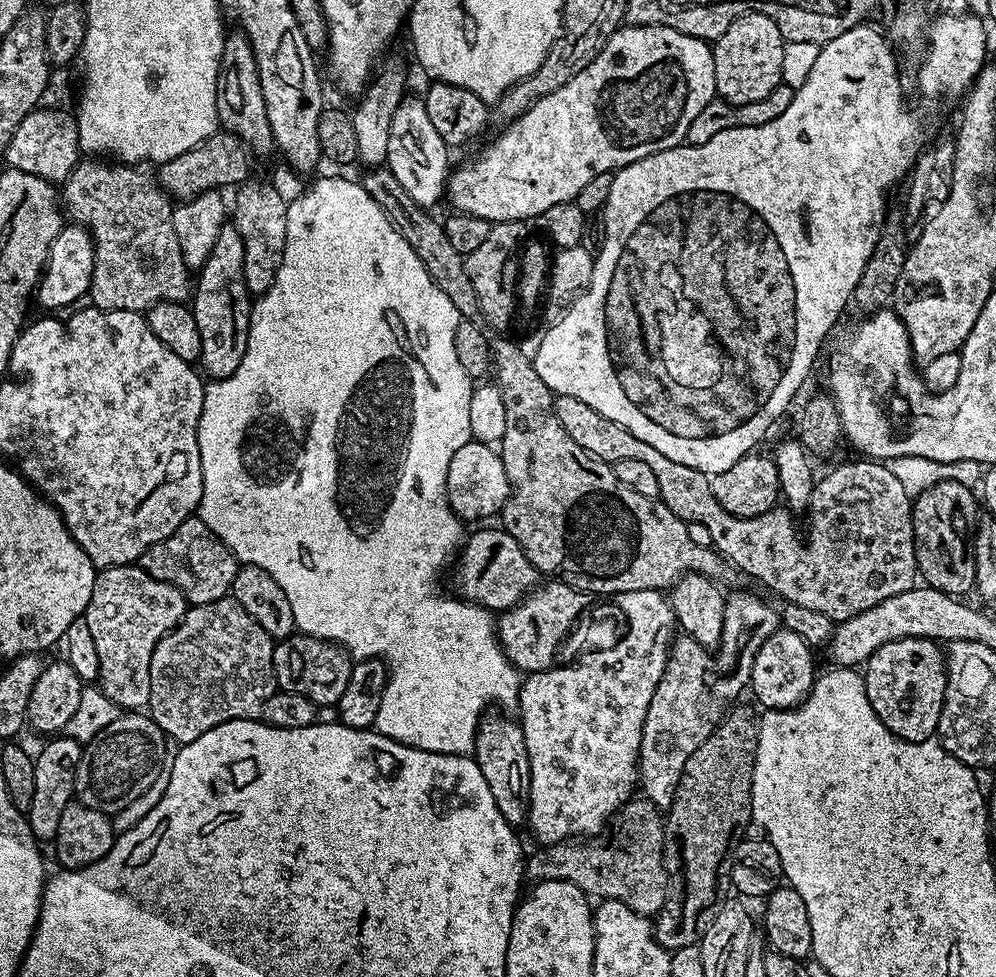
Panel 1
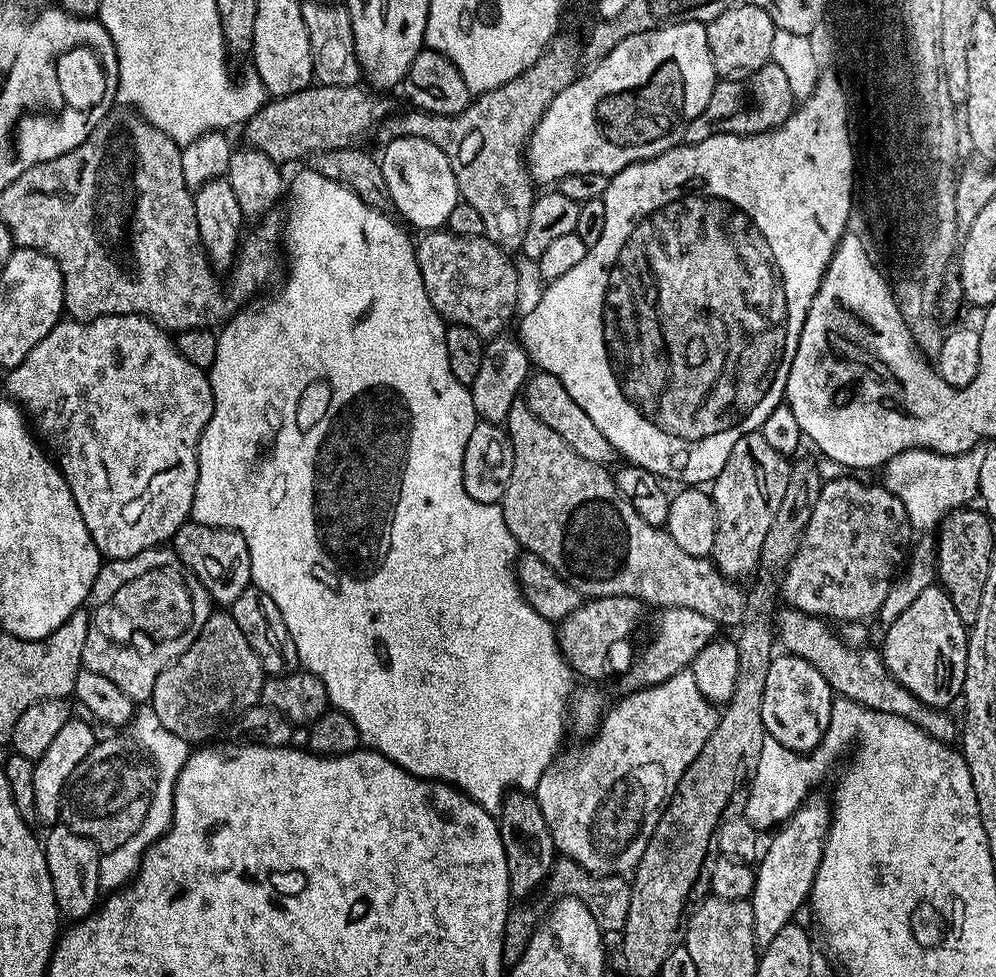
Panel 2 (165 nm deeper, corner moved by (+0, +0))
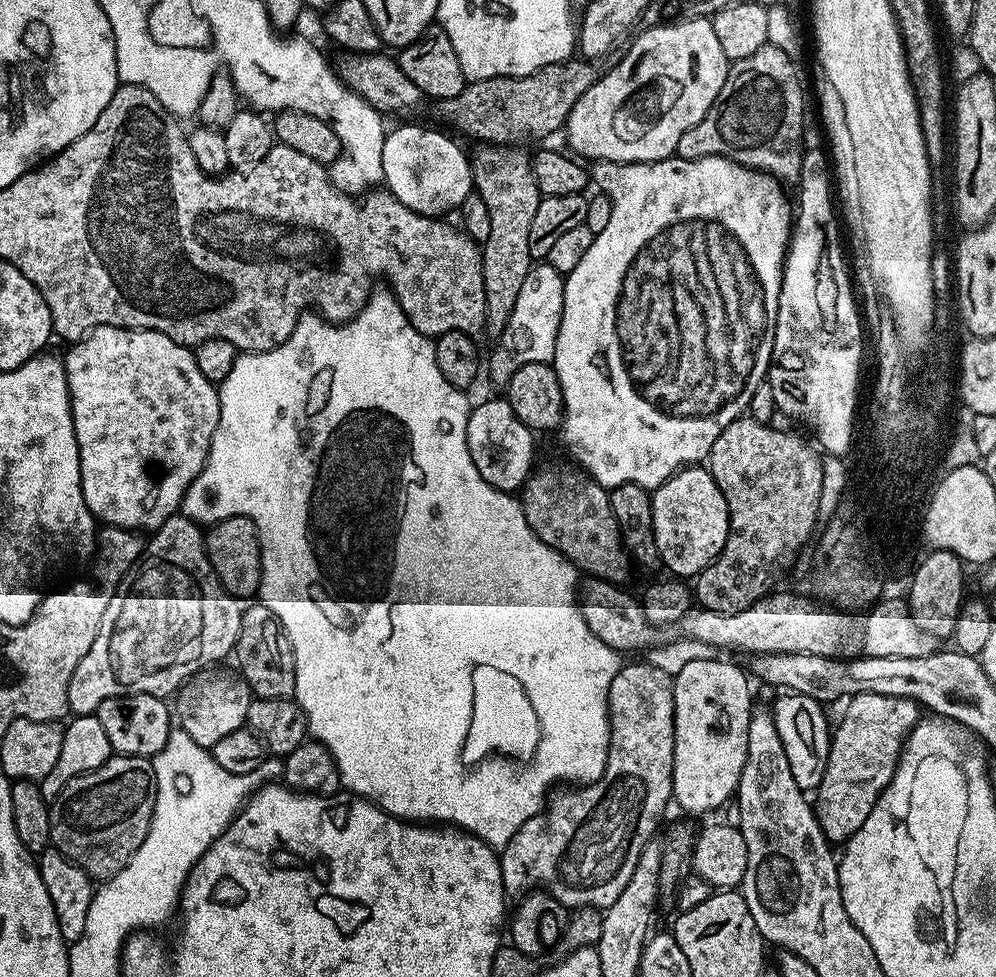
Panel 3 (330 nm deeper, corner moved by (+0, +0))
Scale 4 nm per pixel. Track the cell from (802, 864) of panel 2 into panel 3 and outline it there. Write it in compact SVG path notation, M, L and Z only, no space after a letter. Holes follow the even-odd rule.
M867 692L851 697L845 704L844 717L828 745L826 774L814 793L816 820L824 836L836 846L862 830L862 822L870 818L870 810L894 778L909 734L922 719L921 705L904 696Z

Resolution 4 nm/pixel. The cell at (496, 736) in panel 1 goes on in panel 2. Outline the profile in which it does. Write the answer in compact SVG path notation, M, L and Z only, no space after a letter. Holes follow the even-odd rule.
M519 790L505 795L504 805L498 813L502 846L506 850L506 870L508 871L508 895L513 901L524 902L542 885L552 873L552 866L558 859L554 838L550 838L550 826L542 818L535 795Z

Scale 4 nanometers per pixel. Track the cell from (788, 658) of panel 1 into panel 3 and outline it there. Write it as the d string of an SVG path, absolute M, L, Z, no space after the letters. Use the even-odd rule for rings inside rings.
M789 691L788 696L784 696L774 707L776 725L778 726L778 738L782 738L782 750L786 750L786 762L790 762L790 774L794 774L794 782L806 794L815 793L819 788L822 778L826 774L826 762L828 761L828 745L830 743L830 726L828 730L828 720L824 717L825 705L819 700L803 696L801 692Z

